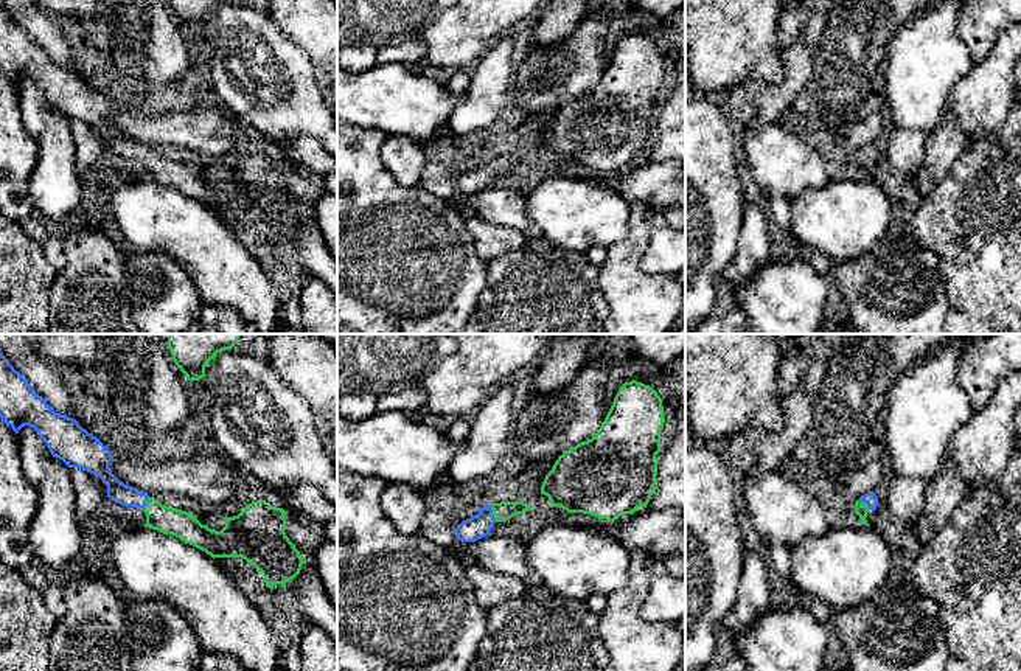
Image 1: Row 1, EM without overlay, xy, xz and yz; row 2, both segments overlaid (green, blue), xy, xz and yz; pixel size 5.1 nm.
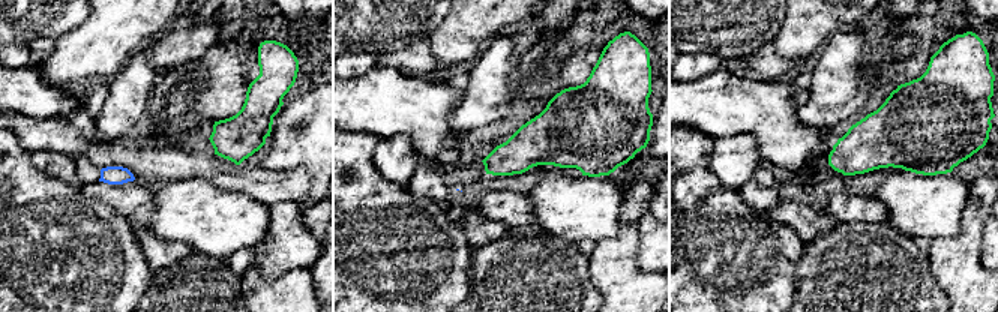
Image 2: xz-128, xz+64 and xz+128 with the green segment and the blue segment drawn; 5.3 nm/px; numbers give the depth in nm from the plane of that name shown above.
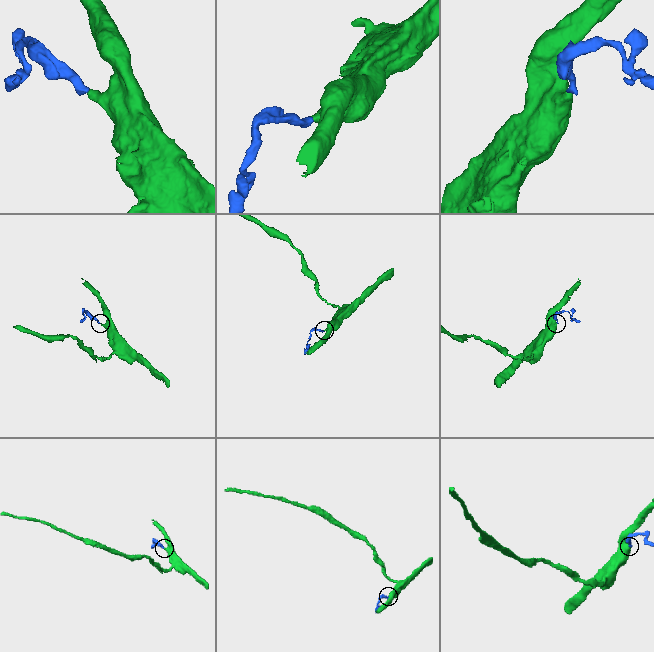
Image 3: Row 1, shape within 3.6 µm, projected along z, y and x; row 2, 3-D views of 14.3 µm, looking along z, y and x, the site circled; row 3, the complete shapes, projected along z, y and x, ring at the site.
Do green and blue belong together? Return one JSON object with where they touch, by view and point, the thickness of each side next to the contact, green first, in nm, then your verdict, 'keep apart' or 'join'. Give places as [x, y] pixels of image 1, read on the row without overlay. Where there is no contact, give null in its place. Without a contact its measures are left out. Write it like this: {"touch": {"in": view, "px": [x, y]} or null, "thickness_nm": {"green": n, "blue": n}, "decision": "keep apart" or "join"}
{"touch": {"in": "xz", "px": [493, 165]}, "thickness_nm": {"green": 100, "blue": 120}, "decision": "join"}

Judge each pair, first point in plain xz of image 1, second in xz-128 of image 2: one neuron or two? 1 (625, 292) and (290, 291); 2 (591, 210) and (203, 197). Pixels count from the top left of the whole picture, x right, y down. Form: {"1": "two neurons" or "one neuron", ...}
{"1": "one neuron", "2": "one neuron"}

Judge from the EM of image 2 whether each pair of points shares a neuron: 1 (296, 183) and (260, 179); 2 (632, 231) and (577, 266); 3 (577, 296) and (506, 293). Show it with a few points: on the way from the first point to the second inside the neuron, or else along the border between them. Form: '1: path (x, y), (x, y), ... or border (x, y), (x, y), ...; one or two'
1: path (287, 183), (269, 183); one
2: border (589, 257), (589, 276), (599, 291); two
3: path (559, 296), (532, 296), (524, 293); one

